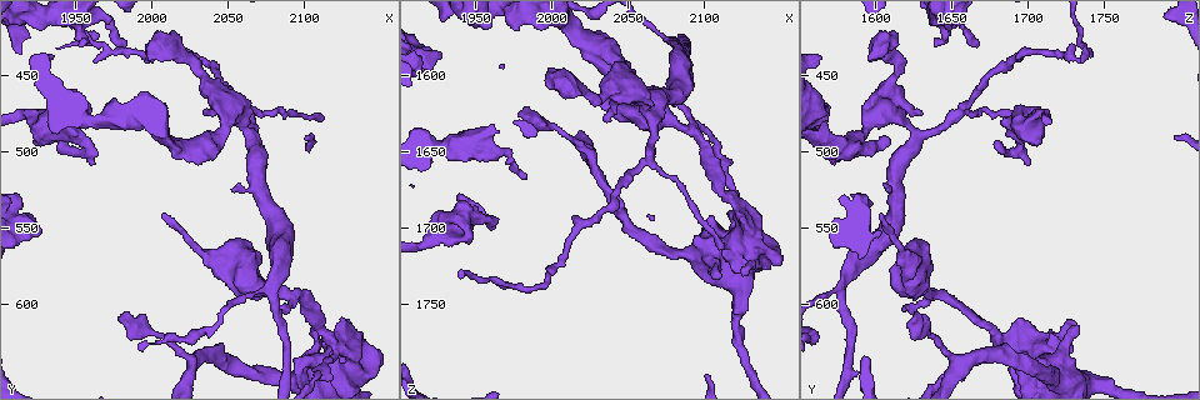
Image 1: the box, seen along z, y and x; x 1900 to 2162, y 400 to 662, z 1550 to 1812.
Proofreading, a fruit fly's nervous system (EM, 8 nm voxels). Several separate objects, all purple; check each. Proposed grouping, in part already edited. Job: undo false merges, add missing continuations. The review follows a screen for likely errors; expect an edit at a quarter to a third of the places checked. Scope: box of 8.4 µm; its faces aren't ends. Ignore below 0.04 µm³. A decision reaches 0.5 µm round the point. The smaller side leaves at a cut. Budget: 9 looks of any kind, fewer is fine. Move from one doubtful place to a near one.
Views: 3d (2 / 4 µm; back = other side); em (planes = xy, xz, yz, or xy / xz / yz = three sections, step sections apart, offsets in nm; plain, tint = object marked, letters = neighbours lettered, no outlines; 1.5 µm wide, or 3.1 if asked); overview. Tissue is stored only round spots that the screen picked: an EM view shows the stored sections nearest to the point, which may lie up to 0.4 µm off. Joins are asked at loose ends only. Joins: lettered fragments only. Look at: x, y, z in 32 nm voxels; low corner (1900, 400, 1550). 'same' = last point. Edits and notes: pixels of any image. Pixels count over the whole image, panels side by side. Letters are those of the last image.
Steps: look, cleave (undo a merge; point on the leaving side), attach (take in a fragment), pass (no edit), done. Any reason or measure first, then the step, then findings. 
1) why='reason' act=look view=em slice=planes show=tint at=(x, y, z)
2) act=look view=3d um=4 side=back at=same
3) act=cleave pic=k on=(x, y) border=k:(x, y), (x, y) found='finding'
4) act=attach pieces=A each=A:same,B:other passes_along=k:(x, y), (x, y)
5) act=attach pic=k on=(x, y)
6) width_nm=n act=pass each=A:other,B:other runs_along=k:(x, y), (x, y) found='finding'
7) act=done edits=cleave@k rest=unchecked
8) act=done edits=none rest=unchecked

act=look view=em slice=yz step=4 show=tint at=(1952, 428, 1638)

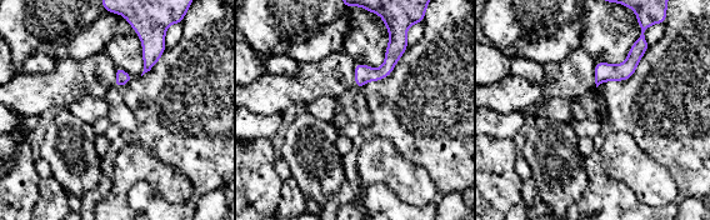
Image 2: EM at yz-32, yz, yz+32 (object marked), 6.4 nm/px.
why='another direction' act=look view=em slice=planes show=letters at=same

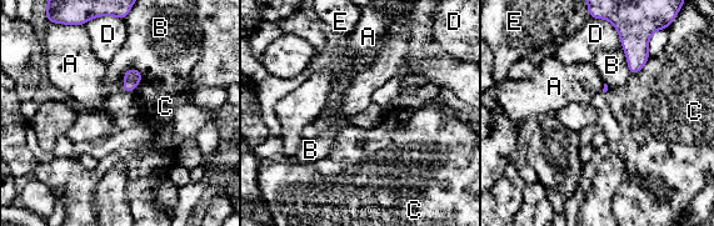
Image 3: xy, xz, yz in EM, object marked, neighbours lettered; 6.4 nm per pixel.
act=pass each=A:other,B:other,C:other,D:other,E:other border=3:(56, 23), (83, 25) found='no lettered fragment goes on from it'

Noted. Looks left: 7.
why='small branch off a trunk' act=look view=em slice=xz step=4 show=tint at=(2082, 576, 1582)

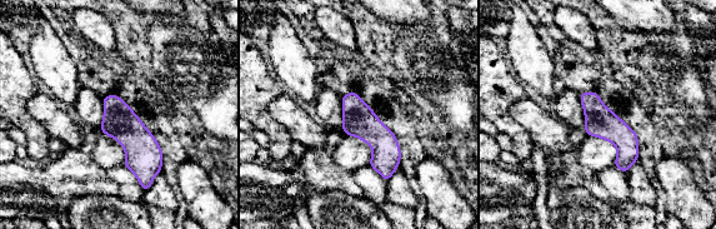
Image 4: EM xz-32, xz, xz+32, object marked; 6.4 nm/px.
act=look view=em slice=planes show=letters at=same

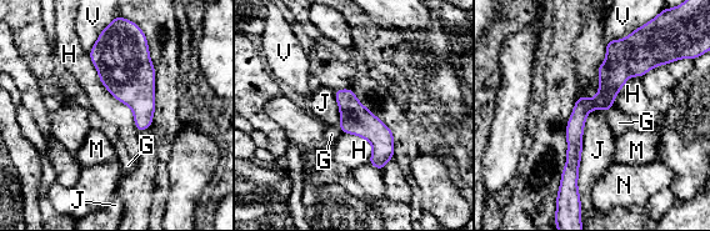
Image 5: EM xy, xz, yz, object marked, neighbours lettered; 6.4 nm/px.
act=pass each=G:other,H:other,J:other,M:other,N:other,V:other border=5:(601, 108), (585, 121), (579, 195) found='all the same neuron'

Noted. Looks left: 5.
why='calibre changes' act=look view=3d um=4 at=(2064, 488, 1626)

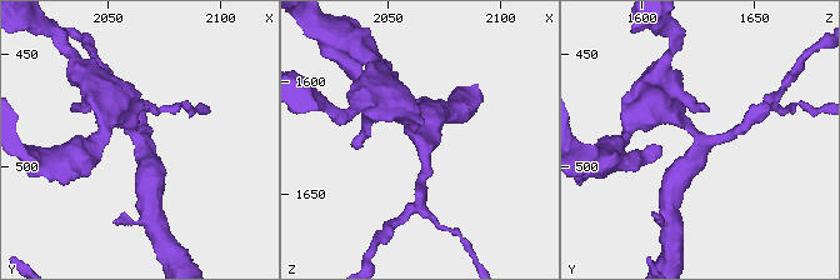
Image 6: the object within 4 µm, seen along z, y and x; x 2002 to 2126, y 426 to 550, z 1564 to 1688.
act=look view=em slice=xy step=8 show=letters at=(2064, 489, 1627)

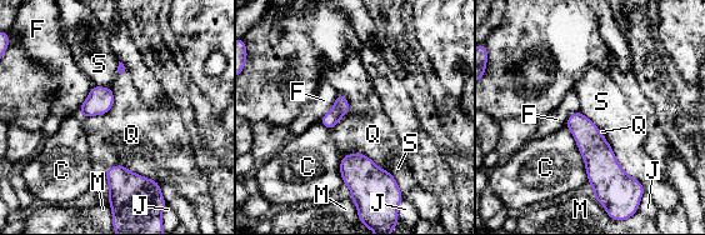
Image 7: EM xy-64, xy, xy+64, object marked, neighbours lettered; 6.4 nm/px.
arms=3 act=cleave pic=7 on=(329, 120) each=C:other,F:other,J:other,M:other,Q:other,S:other border=7:(333, 109), (343, 114) found='a second neuron is stuck on'

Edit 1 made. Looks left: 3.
why='see it whole again' act=look view=overview

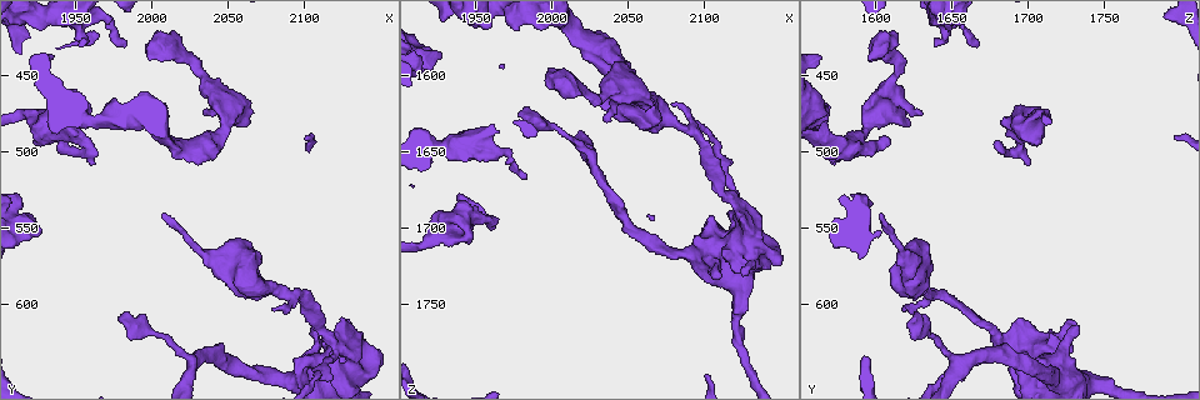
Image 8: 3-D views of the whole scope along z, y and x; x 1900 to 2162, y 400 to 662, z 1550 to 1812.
why='free end' act=look view=3d um=2 at=(1998, 440, 1594)

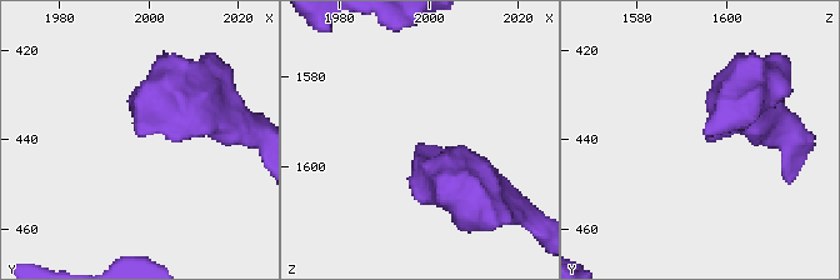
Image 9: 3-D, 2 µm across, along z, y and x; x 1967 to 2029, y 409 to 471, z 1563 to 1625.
why='now the EM' act=look view=em slice=planes show=letters at=(1999, 438, 1594)

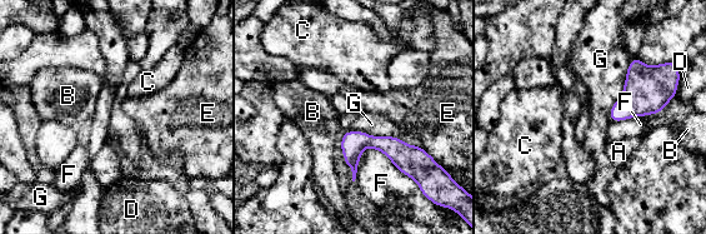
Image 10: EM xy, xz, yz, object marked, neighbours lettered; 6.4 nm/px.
act=pass each=A:other,B:other,C:other,D:other,E:other,F:other,G:other runs_along=10:(344, 142), (422, 157) found='none of them fits'

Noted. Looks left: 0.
act=done edits=cleave@7 rest=unchecked

